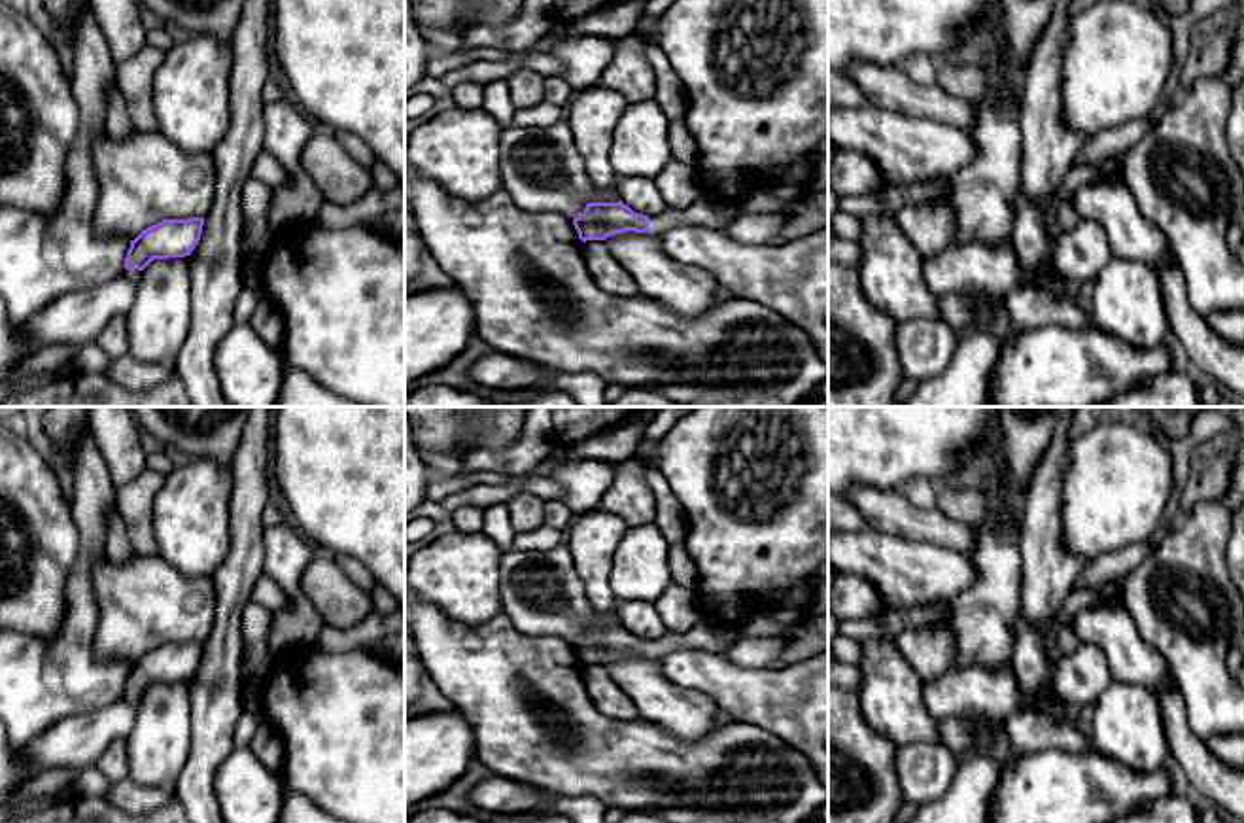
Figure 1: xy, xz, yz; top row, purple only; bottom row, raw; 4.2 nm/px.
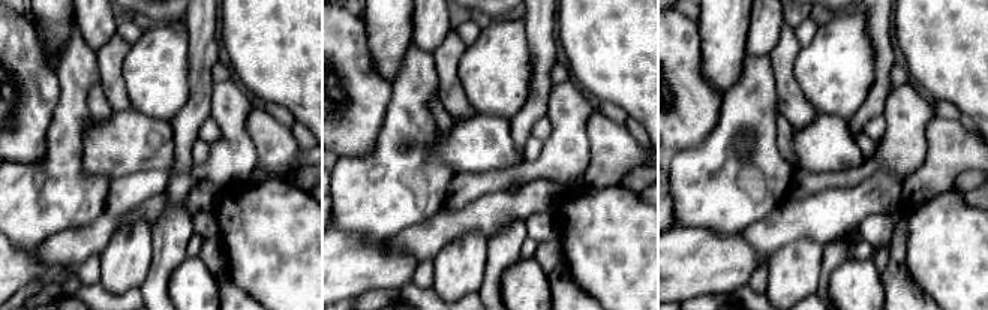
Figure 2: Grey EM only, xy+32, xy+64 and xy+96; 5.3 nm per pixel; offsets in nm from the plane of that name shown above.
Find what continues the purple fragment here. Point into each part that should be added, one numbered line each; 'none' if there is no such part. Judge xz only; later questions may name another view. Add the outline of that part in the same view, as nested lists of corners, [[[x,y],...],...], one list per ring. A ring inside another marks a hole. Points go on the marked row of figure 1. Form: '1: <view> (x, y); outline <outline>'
1: xz (711, 212); outline [[[705,193],[688,208],[665,208],[658,216],[648,216],[648,233],[662,235],[681,225],[724,231],[741,214],[739,202]]]

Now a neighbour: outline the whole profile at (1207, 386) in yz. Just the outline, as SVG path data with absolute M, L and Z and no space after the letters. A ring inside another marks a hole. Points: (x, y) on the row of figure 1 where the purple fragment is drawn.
M1199 375L1197 380L1197 392L1204 407L1218 407L1218 403L1223 399L1218 382L1206 375Z

